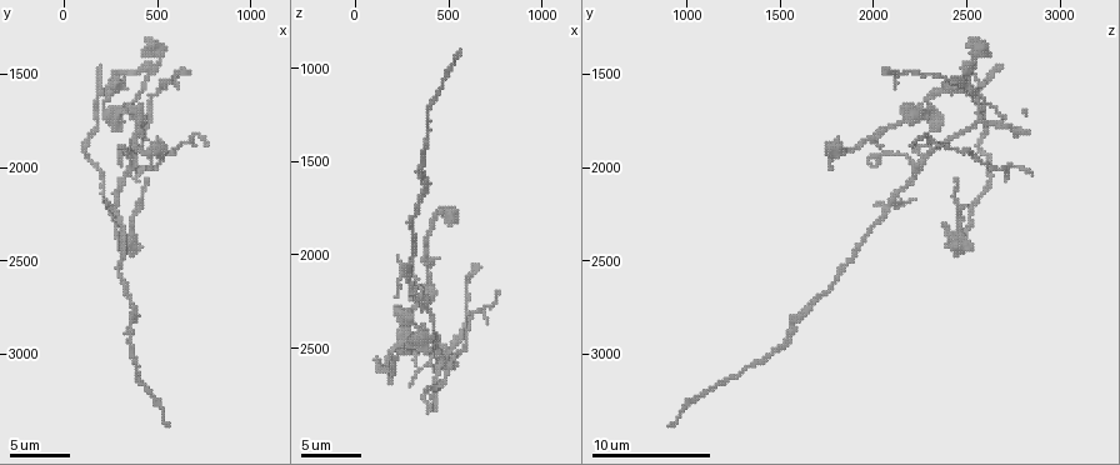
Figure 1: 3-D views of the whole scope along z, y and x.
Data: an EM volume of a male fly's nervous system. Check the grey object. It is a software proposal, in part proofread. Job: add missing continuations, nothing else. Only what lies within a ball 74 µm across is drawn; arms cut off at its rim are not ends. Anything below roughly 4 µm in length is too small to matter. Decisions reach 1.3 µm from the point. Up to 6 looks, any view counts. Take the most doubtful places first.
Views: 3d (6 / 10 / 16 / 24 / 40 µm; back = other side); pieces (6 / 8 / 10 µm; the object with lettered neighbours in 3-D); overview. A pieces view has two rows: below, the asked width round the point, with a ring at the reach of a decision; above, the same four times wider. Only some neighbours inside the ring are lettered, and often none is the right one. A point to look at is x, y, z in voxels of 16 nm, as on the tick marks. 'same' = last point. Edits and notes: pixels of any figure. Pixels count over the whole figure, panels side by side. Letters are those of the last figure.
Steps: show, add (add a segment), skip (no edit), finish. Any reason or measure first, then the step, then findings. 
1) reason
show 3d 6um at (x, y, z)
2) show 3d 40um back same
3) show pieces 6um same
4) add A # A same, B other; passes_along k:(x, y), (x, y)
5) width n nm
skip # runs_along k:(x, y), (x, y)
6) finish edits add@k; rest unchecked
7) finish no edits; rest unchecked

branch stops here
show pieces 10um at (440, 2080, 2440)

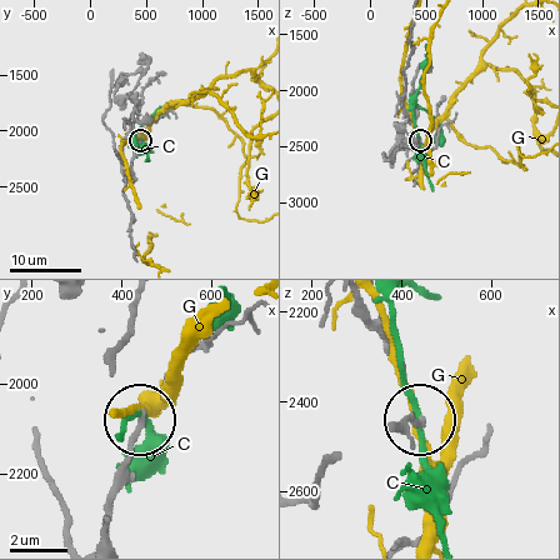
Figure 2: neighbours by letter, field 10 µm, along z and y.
skip # C other, G other; none of them fits

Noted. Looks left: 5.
show pieces 10um at (660, 1500, 2080)

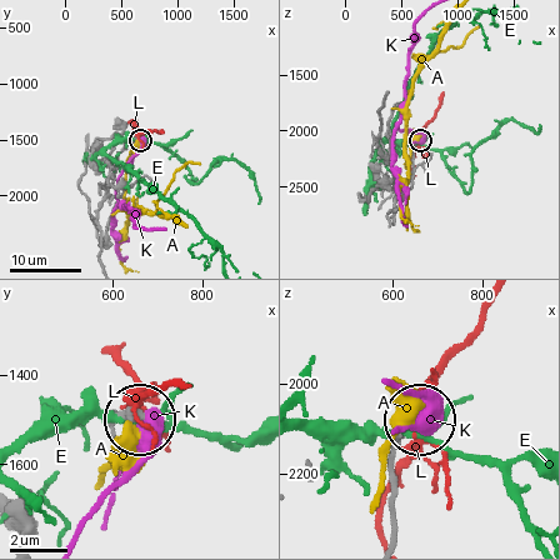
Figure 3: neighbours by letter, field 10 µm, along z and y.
skip # A other, E other, K other, L other; none of them fits

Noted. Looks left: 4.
free end
show pieces 10um at (540, 1880, 1800)

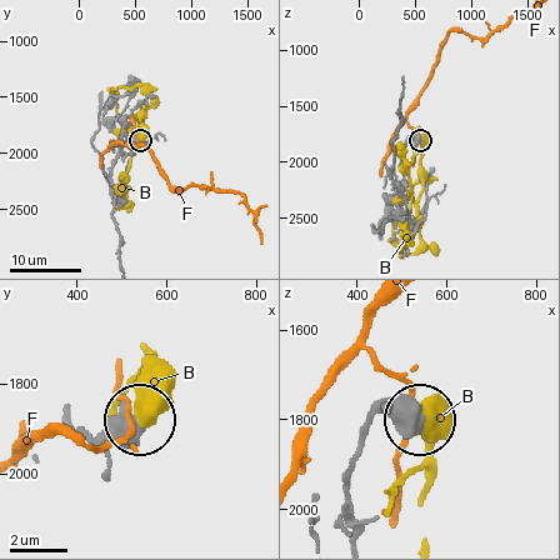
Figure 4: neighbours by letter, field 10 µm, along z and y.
width 600 nm
skip # B other, F other; none of them fits

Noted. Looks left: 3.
finish no edits; rest unchecked

